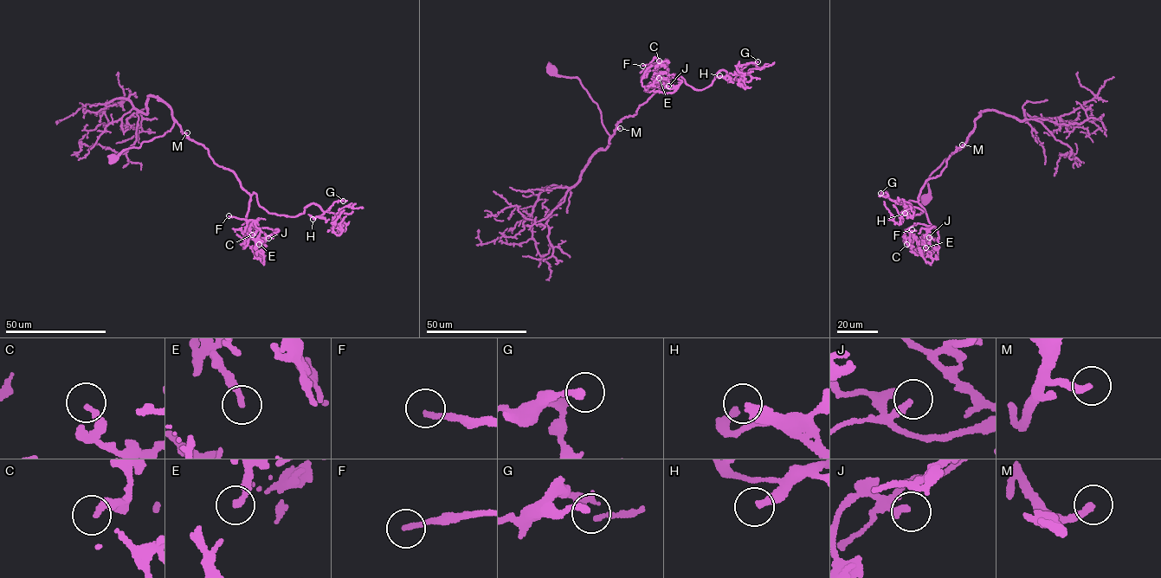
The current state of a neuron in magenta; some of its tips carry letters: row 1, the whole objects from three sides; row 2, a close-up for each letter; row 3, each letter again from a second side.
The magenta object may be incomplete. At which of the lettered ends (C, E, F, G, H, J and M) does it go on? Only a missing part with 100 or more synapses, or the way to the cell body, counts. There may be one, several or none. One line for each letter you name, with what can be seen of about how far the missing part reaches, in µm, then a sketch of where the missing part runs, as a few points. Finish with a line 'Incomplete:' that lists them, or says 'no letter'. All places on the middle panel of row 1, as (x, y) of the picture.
F: 15 µm | (642, 66), (622, 66), (619, 69), (615, 69)
H: 35 µm | (719, 75), (716, 70), (717, 57), (728, 49), (746, 60)
Incomplete: F, H

